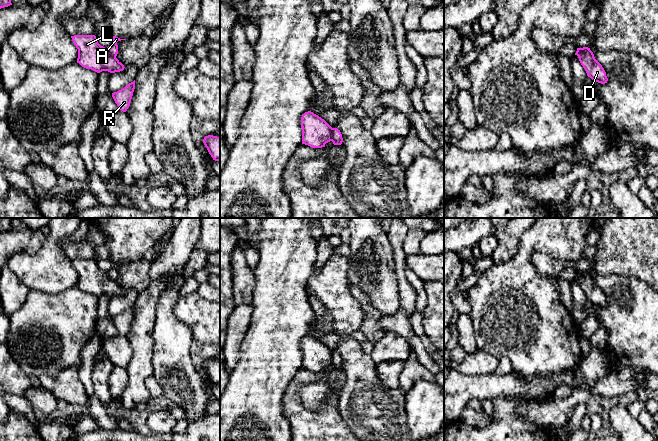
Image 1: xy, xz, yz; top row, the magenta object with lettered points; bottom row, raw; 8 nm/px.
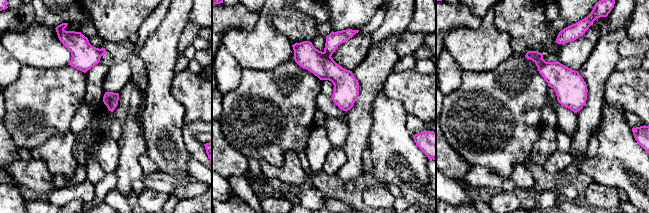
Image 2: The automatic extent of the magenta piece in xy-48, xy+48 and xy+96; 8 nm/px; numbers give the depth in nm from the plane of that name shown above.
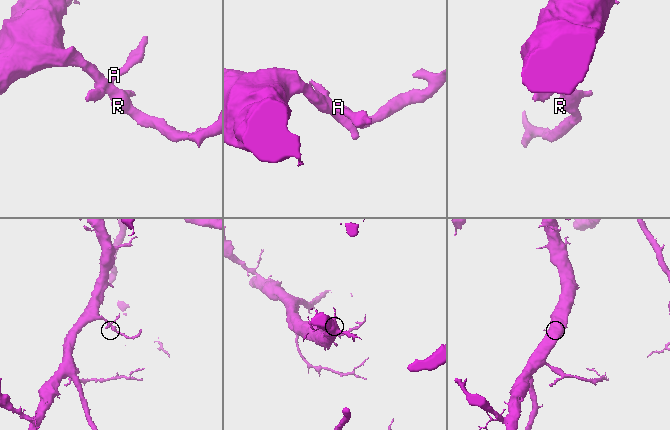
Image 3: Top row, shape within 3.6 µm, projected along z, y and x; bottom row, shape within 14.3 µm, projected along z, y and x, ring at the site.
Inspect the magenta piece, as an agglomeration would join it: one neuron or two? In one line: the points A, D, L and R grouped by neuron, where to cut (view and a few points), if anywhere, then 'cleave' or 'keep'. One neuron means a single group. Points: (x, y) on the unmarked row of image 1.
A / D L R | xz (331, 352), (332, 364) | cleave

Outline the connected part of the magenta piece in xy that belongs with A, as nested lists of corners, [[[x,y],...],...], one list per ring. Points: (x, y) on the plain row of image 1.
[[[112,260],[112,262],[113,262],[113,266],[110,270],[107,271],[107,274],[112,280],[117,280],[117,278],[118,278],[117,266],[121,265],[121,264],[126,264],[126,263],[120,263],[116,260]]]

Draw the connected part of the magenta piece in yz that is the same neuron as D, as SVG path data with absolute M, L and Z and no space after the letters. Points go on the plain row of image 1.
M577 272L575 279L578 280L579 285L585 293L588 301L590 301L594 306L601 308L607 307L608 302L606 300L606 296L602 289L595 283L591 274Z

